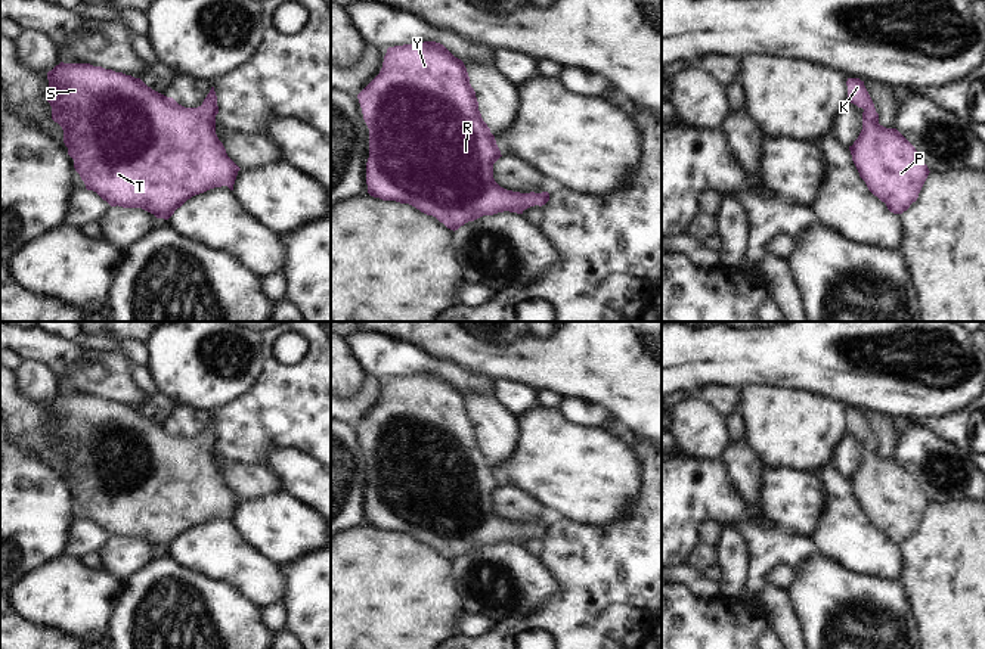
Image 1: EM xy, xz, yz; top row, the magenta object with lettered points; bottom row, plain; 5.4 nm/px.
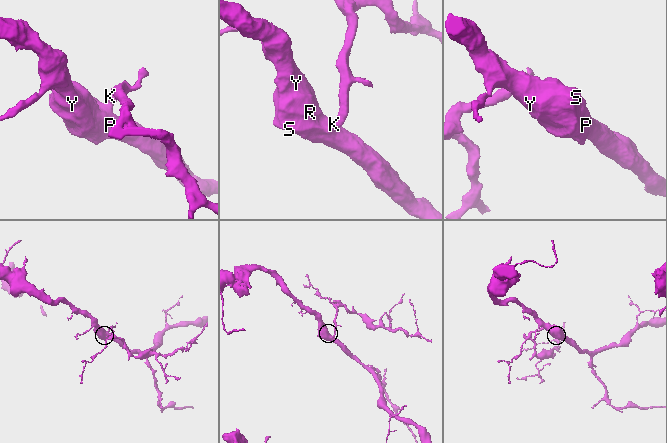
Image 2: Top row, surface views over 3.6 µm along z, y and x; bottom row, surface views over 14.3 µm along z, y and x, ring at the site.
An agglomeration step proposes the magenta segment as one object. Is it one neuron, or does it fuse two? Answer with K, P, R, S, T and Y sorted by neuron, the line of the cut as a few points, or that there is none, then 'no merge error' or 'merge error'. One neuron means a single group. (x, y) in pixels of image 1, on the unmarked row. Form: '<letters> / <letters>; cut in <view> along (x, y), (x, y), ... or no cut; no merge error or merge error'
K P R S T Y; no cut; no merge error

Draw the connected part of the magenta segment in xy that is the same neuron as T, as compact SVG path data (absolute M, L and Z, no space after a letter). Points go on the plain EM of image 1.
M61 392L47 403L47 410L46 431L52 437L52 450L64 460L64 473L74 490L74 499L86 519L96 522L111 537L142 538L157 549L168 550L195 525L222 516L233 521L241 499L227 487L216 465L219 437L214 417L201 437L185 438L173 428L152 420L140 409L90 394Z

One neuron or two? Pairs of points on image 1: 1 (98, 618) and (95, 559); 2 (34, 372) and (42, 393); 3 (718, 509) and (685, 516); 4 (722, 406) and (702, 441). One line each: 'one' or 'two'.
1: two
2: one
3: one
4: two

